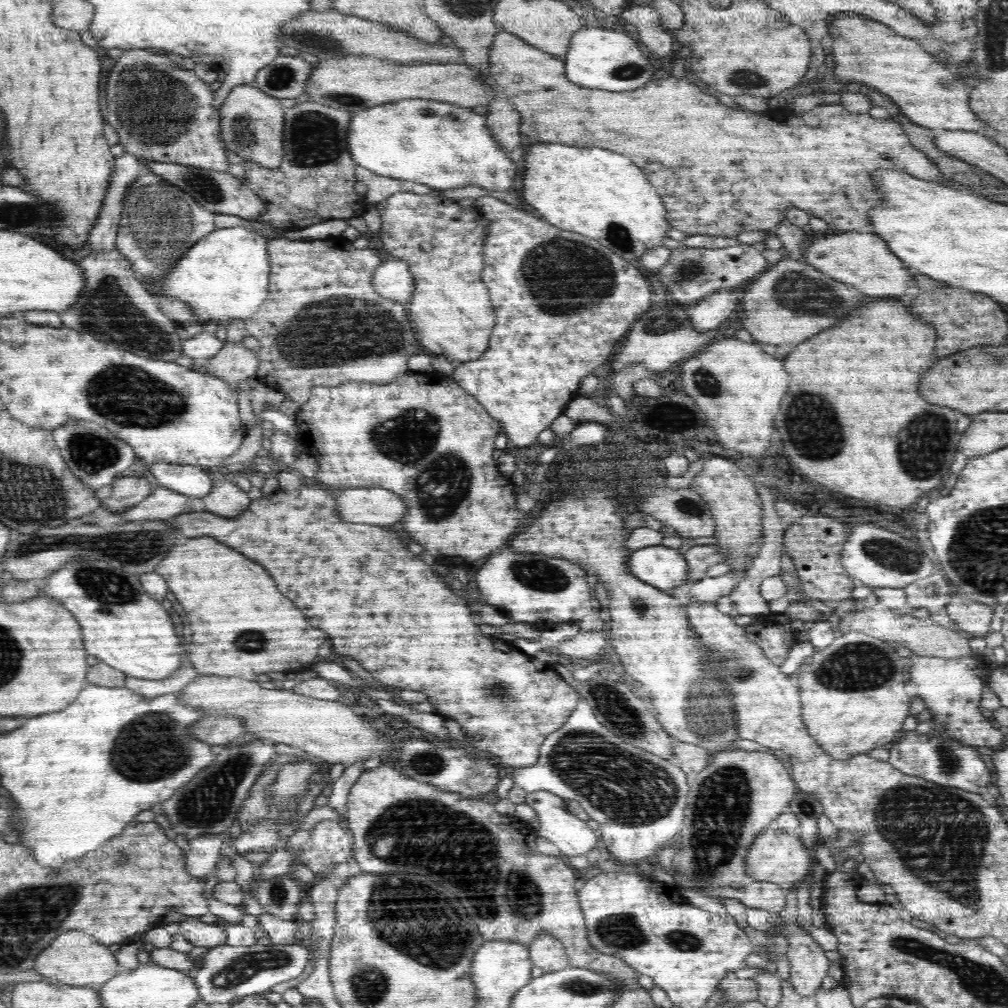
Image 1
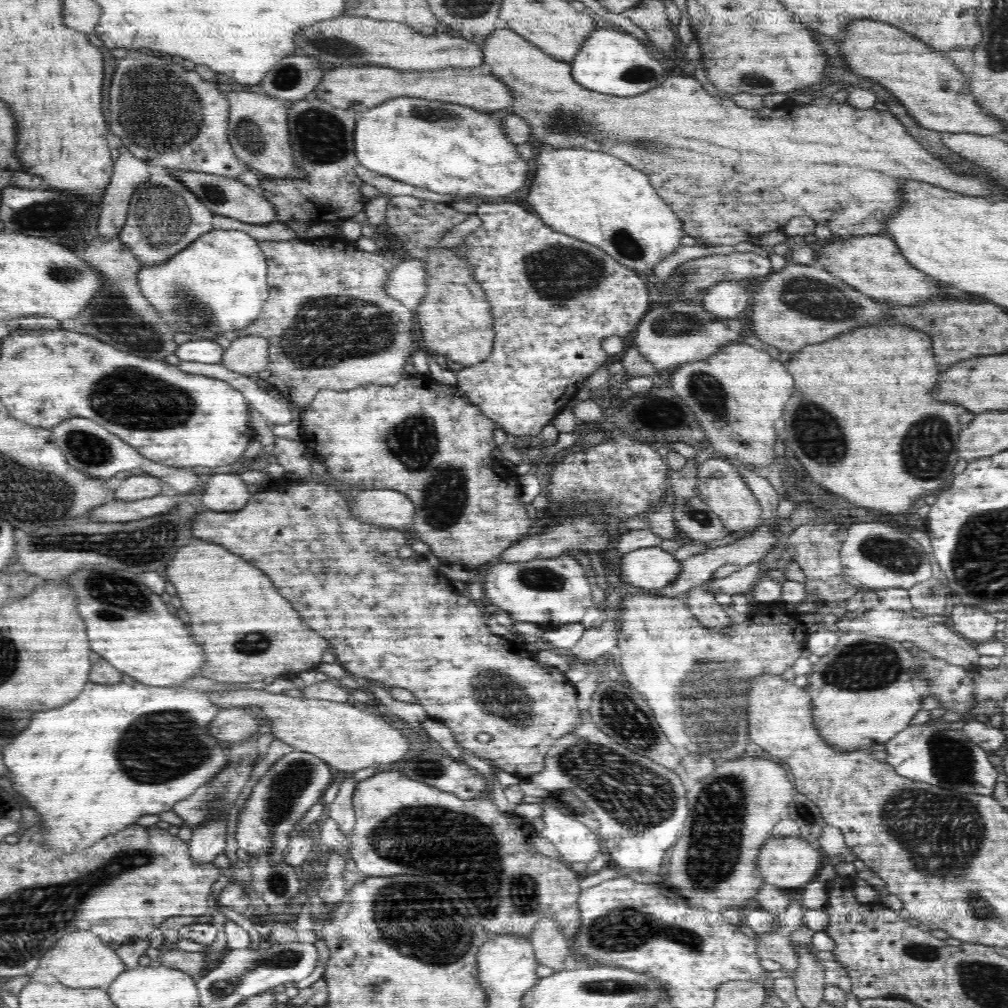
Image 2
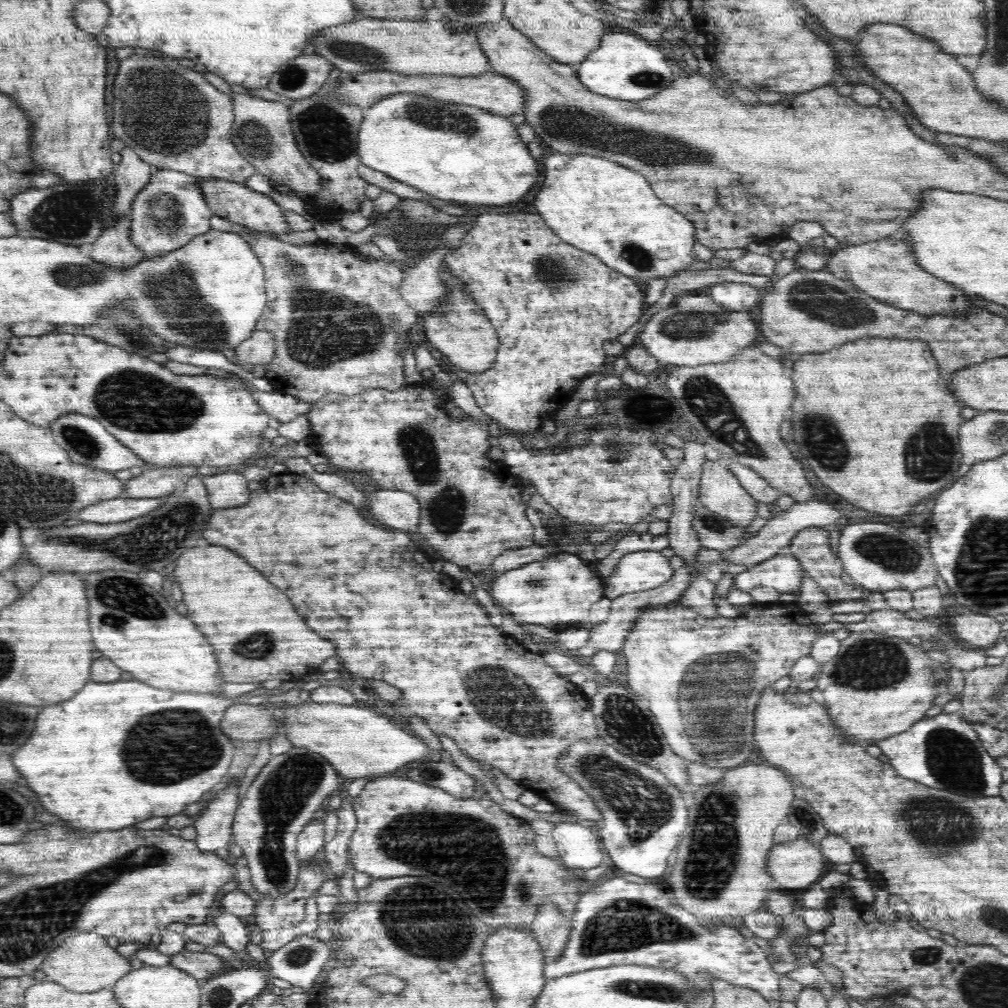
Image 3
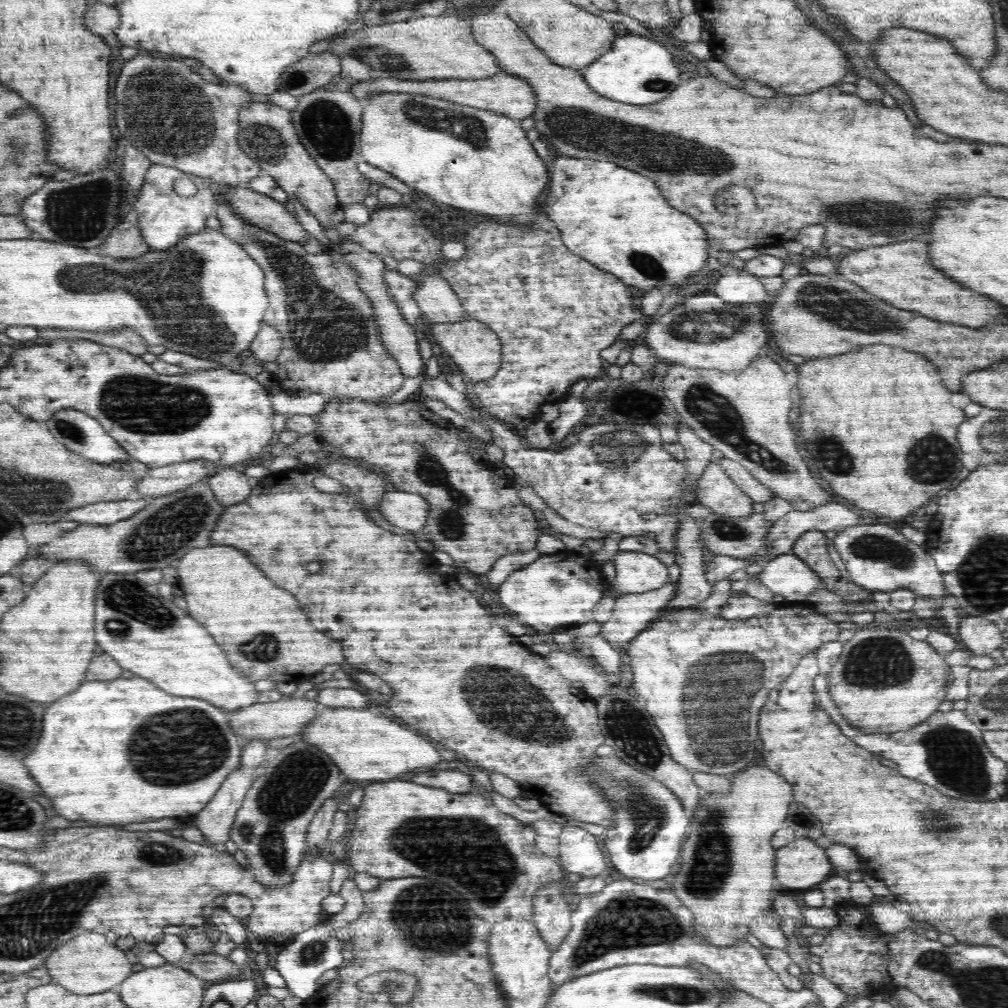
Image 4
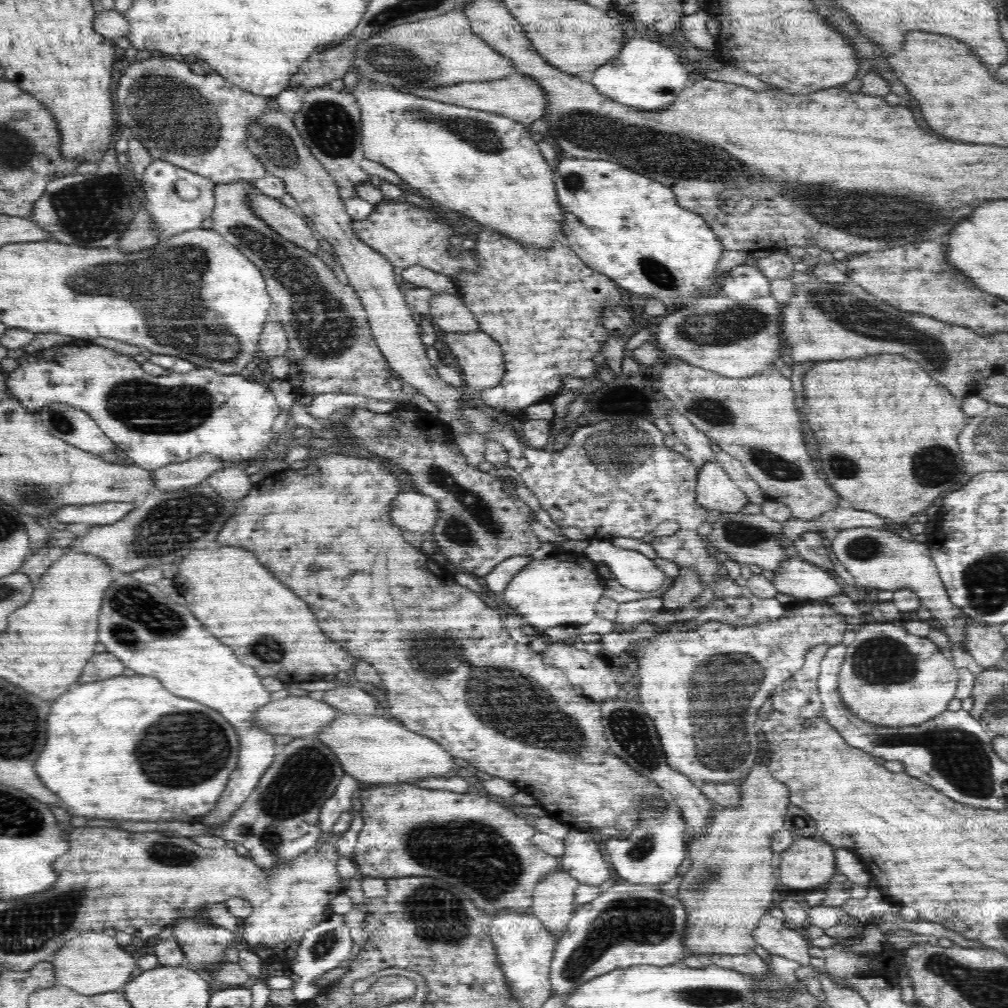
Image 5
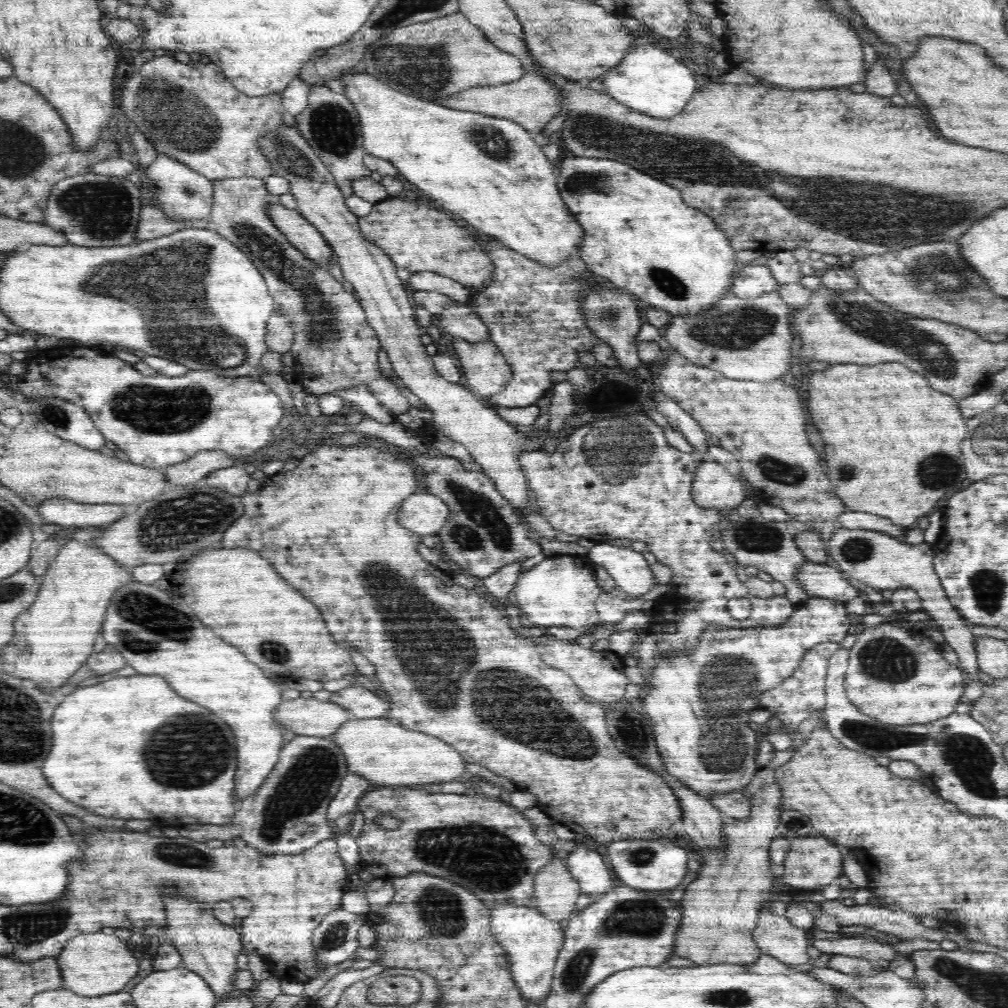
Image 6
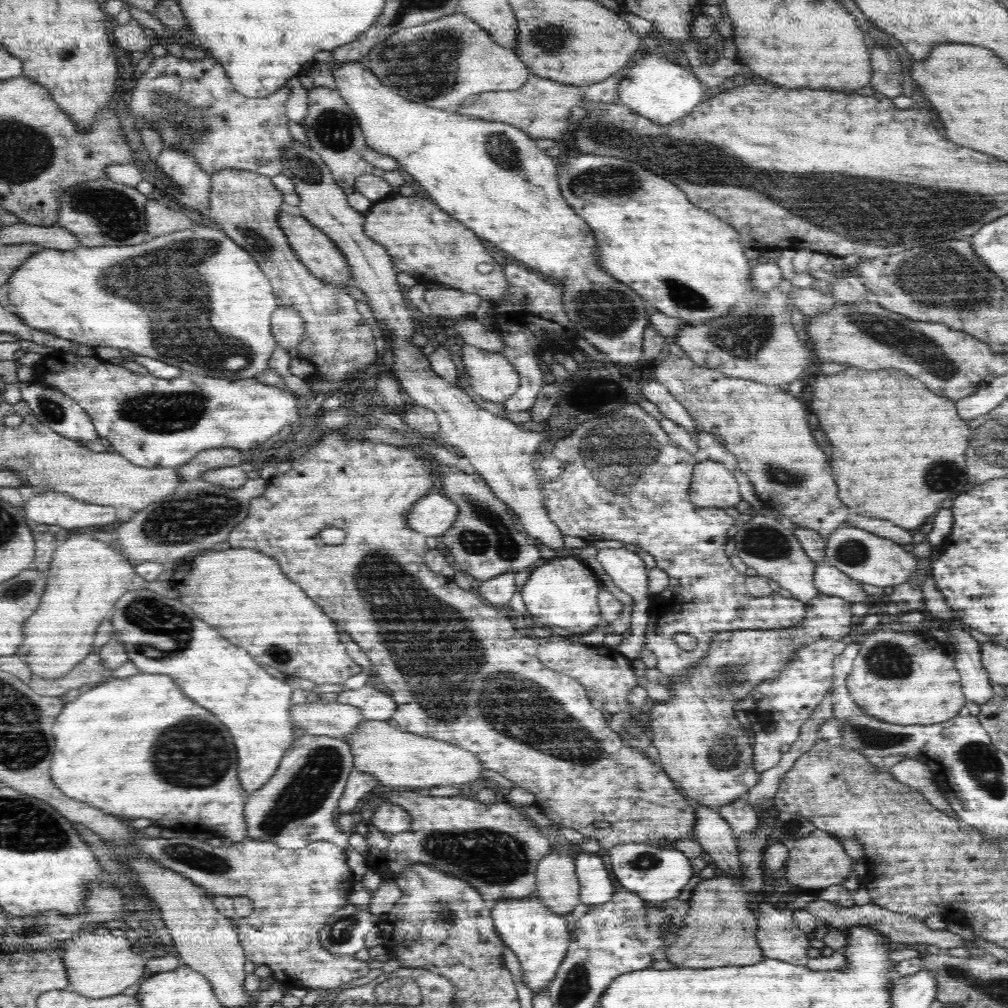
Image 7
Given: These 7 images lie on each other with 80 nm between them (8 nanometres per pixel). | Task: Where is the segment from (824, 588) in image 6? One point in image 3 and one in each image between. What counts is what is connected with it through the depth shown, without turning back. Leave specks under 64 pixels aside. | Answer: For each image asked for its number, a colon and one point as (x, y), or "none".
3: (784, 573)
4: (789, 577)
5: (796, 578)

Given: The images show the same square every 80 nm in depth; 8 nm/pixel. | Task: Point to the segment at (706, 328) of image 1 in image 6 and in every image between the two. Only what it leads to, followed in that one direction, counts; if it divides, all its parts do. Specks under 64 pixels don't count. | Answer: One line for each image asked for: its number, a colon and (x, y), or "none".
2: (726, 300)
3: (735, 296)
4: (737, 286)
5: (742, 283)
6: (750, 281)

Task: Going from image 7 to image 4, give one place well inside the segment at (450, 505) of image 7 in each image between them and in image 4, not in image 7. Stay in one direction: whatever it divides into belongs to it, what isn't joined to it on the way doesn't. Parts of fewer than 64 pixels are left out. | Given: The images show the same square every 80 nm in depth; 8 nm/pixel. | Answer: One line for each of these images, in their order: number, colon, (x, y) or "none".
4: (408, 511)
5: (414, 512)
6: (423, 513)

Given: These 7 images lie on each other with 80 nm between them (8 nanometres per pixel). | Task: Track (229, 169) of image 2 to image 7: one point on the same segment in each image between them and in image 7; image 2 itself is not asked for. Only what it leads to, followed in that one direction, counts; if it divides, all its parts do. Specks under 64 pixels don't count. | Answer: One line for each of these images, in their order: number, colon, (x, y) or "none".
3: (171, 116)
4: (177, 119)
5: (198, 122)
6: (194, 114)
7: (192, 103)

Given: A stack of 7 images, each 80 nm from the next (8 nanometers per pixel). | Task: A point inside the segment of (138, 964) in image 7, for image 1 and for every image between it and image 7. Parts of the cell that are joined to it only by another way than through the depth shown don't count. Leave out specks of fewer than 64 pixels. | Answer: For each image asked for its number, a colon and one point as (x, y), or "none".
1: (75, 959)
2: (78, 960)
3: (83, 963)
4: (88, 964)
5: (92, 963)
6: (93, 964)

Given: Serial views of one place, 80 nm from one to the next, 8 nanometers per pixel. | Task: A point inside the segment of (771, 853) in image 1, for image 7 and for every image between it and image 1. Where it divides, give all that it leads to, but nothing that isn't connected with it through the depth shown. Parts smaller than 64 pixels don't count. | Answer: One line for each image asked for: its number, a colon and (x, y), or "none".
2: (785, 861)
3: (796, 864)
4: (802, 864)
5: (807, 864)
6: (813, 862)
7: (818, 860)

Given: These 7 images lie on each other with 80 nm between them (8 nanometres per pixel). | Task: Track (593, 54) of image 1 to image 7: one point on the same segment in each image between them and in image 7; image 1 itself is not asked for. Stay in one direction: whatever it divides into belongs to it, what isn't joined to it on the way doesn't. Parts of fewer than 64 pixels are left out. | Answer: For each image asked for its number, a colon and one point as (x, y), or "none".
2: (608, 61)
3: (626, 66)
4: (636, 70)
5: (646, 76)
6: (649, 80)
7: (658, 89)

